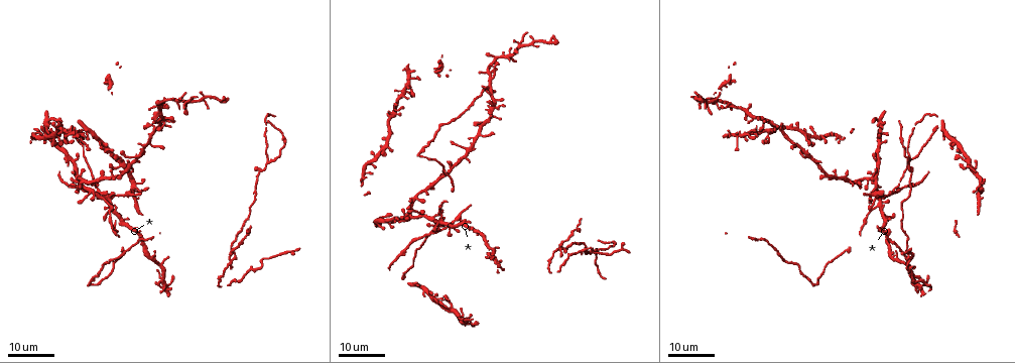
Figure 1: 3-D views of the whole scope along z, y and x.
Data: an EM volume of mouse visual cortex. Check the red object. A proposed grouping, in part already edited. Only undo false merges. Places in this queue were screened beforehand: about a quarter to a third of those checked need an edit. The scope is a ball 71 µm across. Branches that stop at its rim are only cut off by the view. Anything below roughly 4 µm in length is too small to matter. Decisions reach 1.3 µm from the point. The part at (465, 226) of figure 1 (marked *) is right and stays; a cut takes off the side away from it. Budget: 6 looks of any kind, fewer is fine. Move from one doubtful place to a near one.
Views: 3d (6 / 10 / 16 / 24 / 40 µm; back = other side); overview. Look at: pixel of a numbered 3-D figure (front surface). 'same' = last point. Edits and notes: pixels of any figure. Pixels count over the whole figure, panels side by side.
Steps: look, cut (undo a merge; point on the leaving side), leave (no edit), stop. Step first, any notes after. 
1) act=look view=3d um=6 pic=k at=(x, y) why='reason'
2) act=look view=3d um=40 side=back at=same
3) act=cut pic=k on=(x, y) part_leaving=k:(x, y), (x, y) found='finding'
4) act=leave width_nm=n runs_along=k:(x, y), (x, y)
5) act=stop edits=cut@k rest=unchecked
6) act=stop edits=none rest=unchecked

act=look view=3d um=24 pic=1 at=(232, 262) why='four or more arms meet'

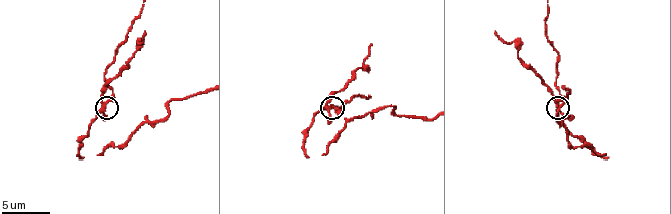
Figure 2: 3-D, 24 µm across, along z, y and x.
act=look view=3d um=6 pic=2 at=(556, 103)

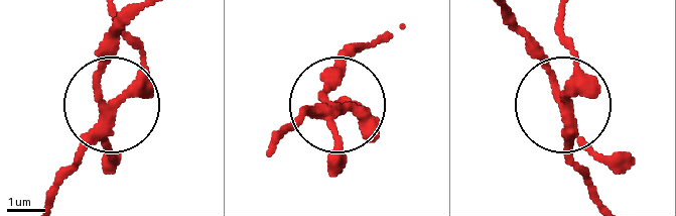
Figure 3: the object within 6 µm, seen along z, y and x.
act=cut pic=3 on=(114, 164) width_nm=250 found='a second cell is stuck on'

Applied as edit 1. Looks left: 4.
act=look view=overview

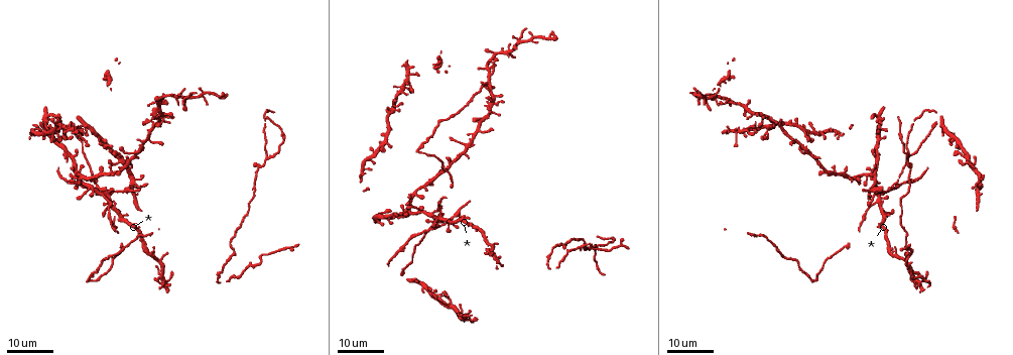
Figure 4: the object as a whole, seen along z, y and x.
act=look view=3d um=24 pic=4 at=(108, 199) why='two arms in line, one across'

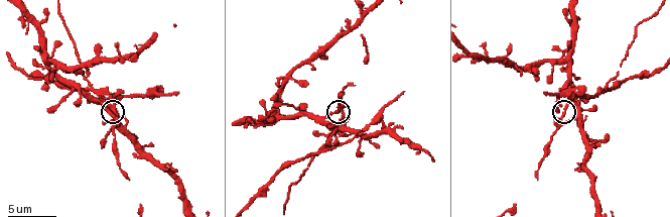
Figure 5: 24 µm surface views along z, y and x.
act=look view=3d um=6 pic=5 at=(562, 115) why='zoom in'

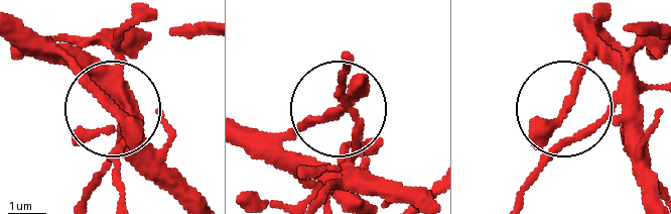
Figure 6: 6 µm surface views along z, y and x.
act=leave width_nm=220 found='all the same cell'

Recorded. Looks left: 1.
act=stop edits=cut@3 rest=unchecked

